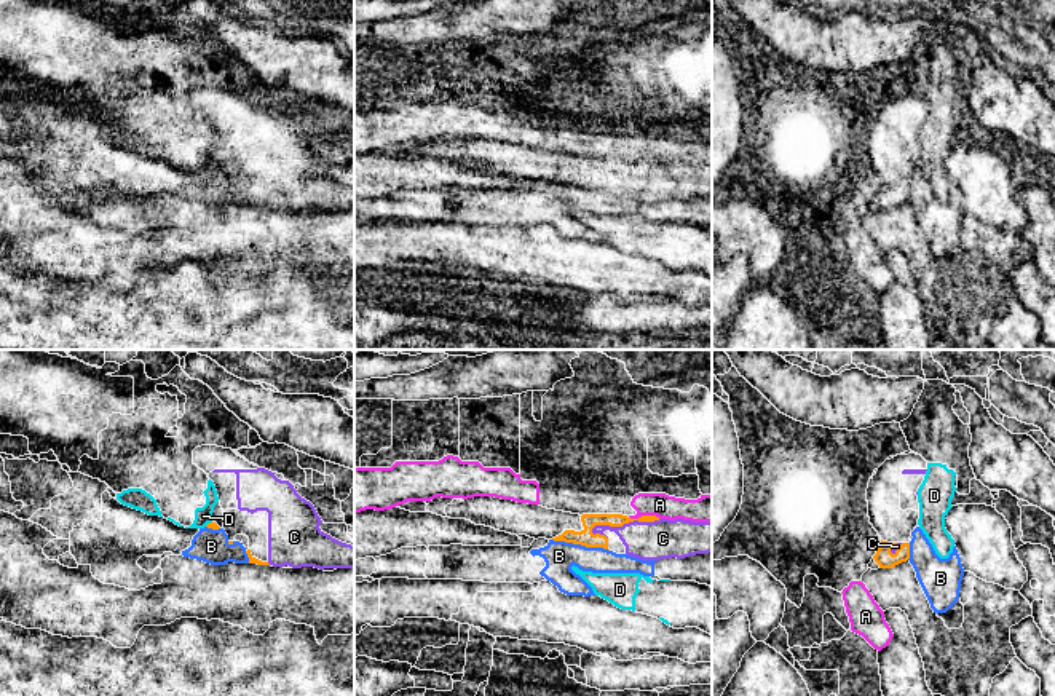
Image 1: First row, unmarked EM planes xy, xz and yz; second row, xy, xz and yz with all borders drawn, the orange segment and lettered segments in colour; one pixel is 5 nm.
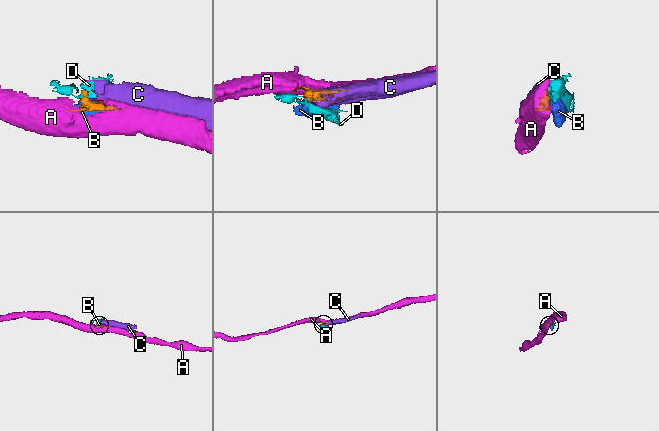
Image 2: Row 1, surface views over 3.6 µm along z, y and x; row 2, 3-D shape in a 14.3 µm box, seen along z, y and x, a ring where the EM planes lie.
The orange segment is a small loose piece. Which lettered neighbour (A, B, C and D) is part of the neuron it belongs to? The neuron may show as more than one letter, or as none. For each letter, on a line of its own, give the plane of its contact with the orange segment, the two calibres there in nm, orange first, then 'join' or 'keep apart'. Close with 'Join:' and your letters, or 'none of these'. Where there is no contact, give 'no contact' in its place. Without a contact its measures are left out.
A: xz | 60/120 nm | keep apart
B: xz | 80/160 nm | keep apart
C: xz | 80/200 nm | keep apart
D: xy | 40/90 nm | keep apart
Join: none of these

